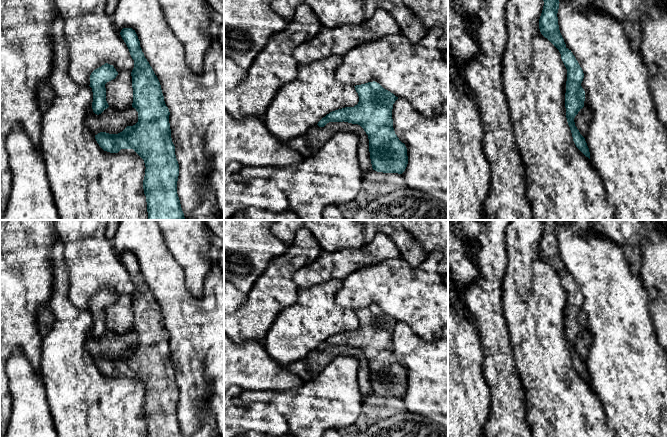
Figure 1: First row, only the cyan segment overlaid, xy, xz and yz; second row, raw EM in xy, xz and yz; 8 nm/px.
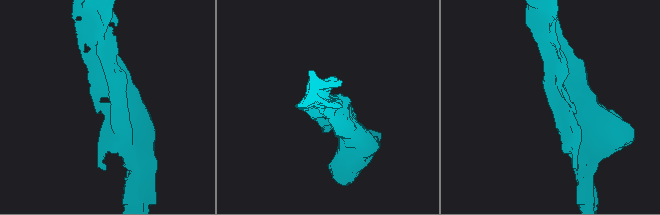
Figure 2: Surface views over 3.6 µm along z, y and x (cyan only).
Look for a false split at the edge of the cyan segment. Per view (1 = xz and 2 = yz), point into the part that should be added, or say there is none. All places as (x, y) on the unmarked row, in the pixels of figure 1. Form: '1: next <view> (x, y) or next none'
1: next none
2: next none

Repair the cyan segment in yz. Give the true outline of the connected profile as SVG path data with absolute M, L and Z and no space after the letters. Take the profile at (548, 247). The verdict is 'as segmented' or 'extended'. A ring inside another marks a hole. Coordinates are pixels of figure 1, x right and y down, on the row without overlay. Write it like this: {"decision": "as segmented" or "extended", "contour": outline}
{"decision": "as segmented", "contour": "M542 220L543 234L539 243L541 258L547 262L560 276L561 283L567 293L565 332L566 342L576 371L590 383L590 376L585 362L575 350L574 342L584 331L585 315L581 310L584 297L575 280L566 271L558 249L559 220Z"}

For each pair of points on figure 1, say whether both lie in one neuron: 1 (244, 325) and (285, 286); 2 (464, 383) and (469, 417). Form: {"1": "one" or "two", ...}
{"1": "one", "2": "one"}

